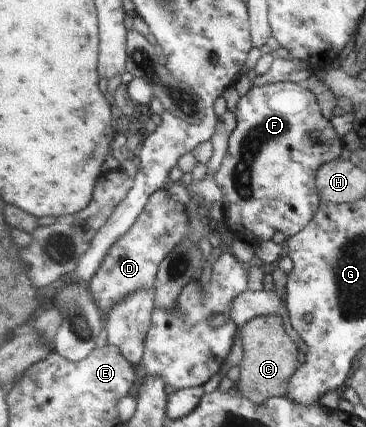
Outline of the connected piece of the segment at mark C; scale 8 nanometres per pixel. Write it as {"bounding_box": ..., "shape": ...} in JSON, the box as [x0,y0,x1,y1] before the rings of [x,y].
{"bounding_box":[235,314,305,404],"shape":[[[277,314],[259,315],[250,319],[240,331],[236,361],[240,367],[240,376],[235,388],[255,404],[265,403],[275,396],[286,397],[294,373],[305,362],[303,349],[299,349],[295,337],[287,333],[287,321]]]}

